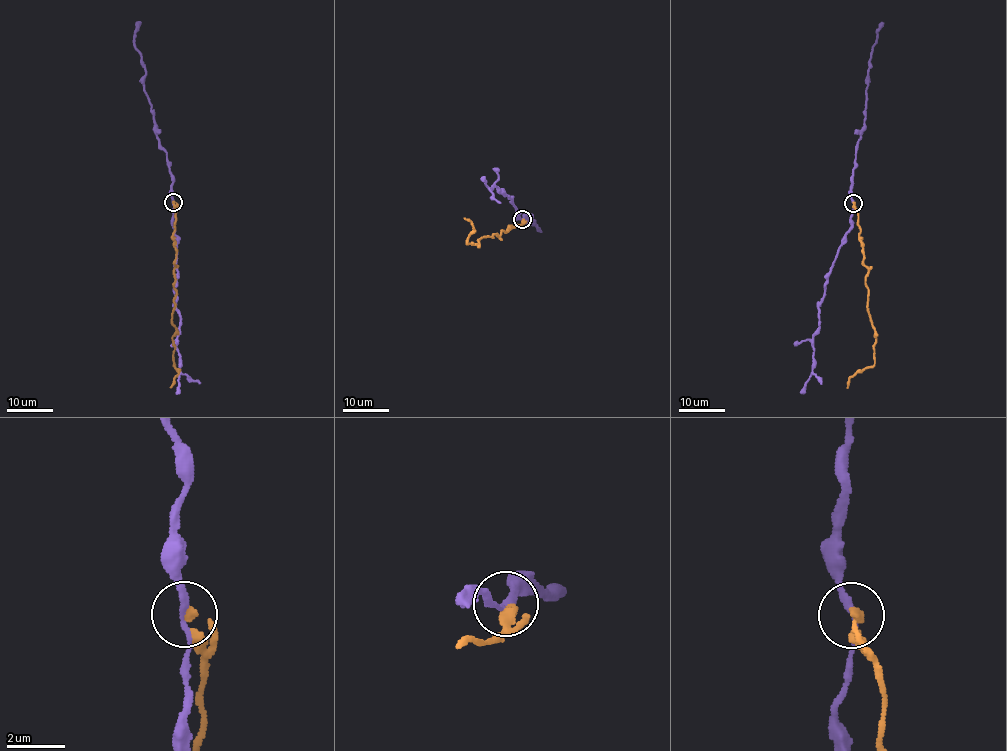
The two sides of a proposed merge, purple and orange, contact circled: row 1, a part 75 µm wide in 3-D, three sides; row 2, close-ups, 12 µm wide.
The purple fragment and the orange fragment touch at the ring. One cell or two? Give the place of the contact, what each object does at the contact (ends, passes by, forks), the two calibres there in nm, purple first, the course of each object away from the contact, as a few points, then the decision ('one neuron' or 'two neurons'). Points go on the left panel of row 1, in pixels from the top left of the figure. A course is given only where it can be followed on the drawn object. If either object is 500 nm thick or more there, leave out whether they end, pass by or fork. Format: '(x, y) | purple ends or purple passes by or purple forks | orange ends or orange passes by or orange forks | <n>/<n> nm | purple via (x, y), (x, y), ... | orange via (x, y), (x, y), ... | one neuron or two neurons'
(173, 202) | purple passes by | orange ends | 190/320 nm | purple via (172, 202), (177, 268), (174, 293), (180, 317), (176, 349), (180, 356), (179, 393) | orange via (172, 202), (176, 262), (172, 314), (176, 329), (173, 342), (178, 372), (170, 387) | two neurons

